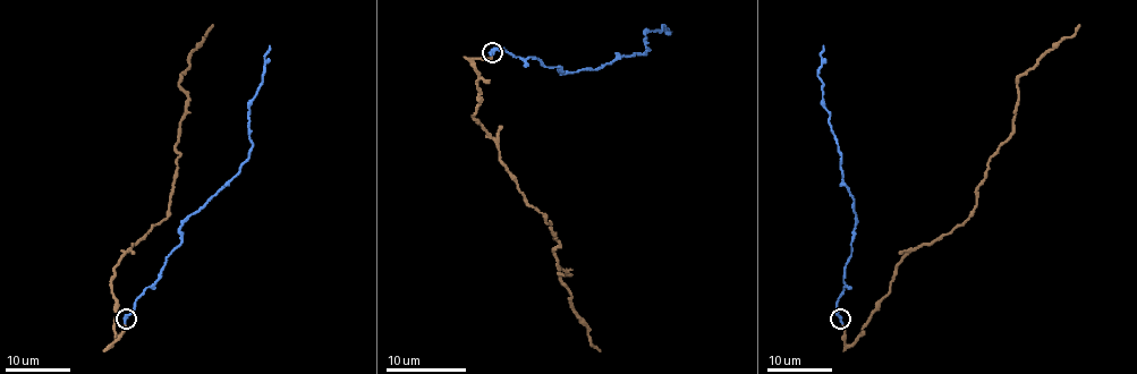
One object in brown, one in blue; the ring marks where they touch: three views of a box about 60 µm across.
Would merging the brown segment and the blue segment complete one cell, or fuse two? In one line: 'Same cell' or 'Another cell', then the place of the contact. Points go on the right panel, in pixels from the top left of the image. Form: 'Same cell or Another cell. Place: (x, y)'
Same cell. Place: (840, 319)

